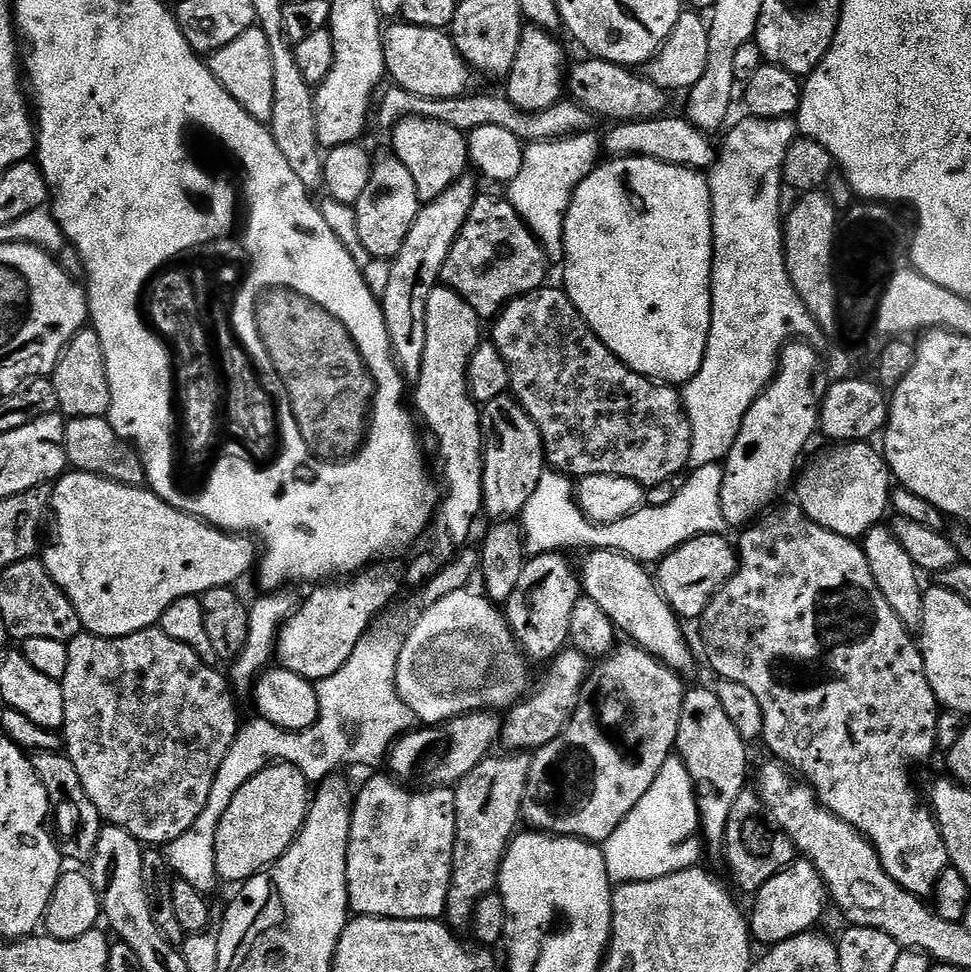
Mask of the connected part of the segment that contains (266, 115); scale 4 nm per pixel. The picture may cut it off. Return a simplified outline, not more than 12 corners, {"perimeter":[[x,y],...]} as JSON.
{"perimeter":[[258,26],[207,57],[224,95],[274,114],[274,62]]}

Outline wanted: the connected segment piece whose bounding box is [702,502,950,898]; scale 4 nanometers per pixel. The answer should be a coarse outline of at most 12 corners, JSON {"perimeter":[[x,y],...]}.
{"perimeter":[[795,503],[706,606],[762,744],[931,897],[942,709],[855,539]]}

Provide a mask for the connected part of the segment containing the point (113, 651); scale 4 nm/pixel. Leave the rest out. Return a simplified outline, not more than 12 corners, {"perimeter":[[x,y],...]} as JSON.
{"perimeter":[[159,626],[67,641],[62,744],[144,846],[206,810],[229,677]]}

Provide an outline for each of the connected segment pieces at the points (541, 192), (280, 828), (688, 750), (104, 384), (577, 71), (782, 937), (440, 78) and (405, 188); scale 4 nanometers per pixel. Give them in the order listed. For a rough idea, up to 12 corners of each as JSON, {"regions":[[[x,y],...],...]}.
{"regions":[[[595,131],[537,140],[506,198],[549,261],[572,193],[602,160]],[[263,768],[222,814],[216,875],[272,867],[304,825],[310,781]],[[689,687],[675,755],[702,840],[723,849],[749,745],[711,687]],[[95,328],[51,374],[65,417],[107,417],[110,382]],[[584,58],[571,99],[597,118],[655,120],[669,93],[631,67]],[[797,858],[754,893],[750,935],[781,944],[811,932],[829,903]],[[407,22],[384,28],[387,75],[422,98],[469,91],[451,35]],[[373,153],[354,207],[369,257],[395,259],[420,213],[410,170]]]}

